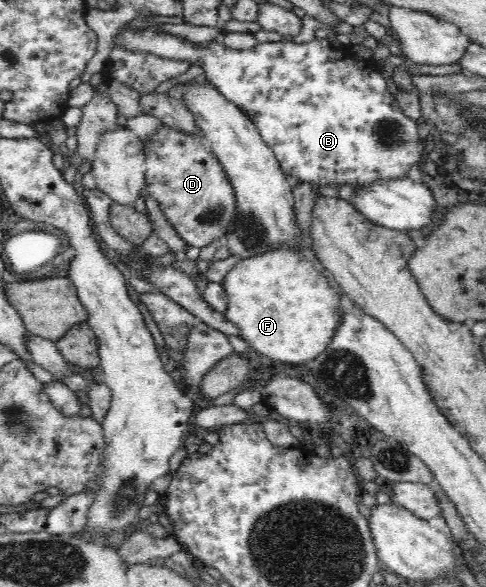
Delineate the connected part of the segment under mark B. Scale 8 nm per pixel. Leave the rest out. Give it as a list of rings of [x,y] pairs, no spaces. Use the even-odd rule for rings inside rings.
[[[123,26],[120,27],[119,33],[114,39],[114,46],[122,46],[122,48],[126,48],[127,50],[144,51],[166,59],[186,60],[186,62],[190,62],[190,65],[192,63],[200,63],[201,67],[203,67],[206,80],[214,85],[228,101],[237,105],[240,111],[258,128],[262,140],[273,150],[282,172],[287,176],[297,177],[302,182],[312,182],[319,186],[329,186],[328,184],[333,183],[338,189],[340,189],[344,183],[348,183],[354,190],[362,189],[362,187],[366,187],[366,184],[372,182],[404,177],[412,166],[420,165],[424,161],[425,156],[422,156],[424,147],[419,147],[419,143],[422,140],[418,134],[417,123],[404,115],[400,106],[398,106],[390,81],[386,81],[382,78],[382,73],[372,65],[370,60],[362,57],[359,59],[355,58],[352,51],[348,51],[341,43],[336,43],[331,38],[314,38],[307,43],[286,42],[284,40],[278,42],[258,42],[250,49],[235,50],[226,47],[221,39],[217,39],[209,44],[198,45],[185,38],[169,33],[150,31],[149,29],[146,29],[146,31],[133,31],[133,29],[127,29],[127,27]]]

